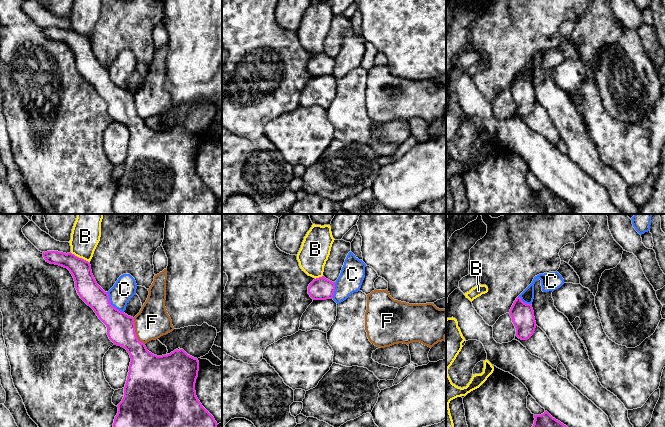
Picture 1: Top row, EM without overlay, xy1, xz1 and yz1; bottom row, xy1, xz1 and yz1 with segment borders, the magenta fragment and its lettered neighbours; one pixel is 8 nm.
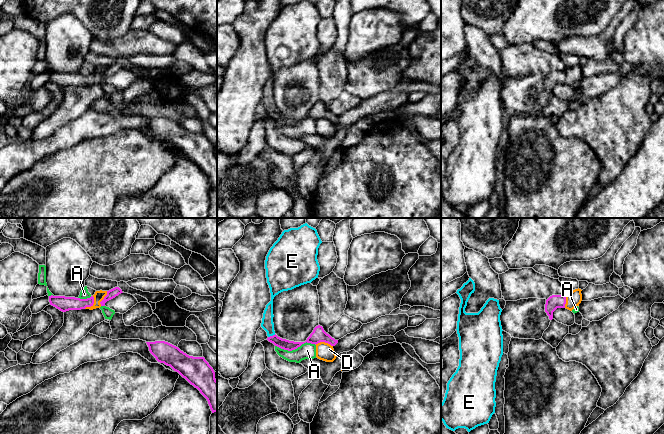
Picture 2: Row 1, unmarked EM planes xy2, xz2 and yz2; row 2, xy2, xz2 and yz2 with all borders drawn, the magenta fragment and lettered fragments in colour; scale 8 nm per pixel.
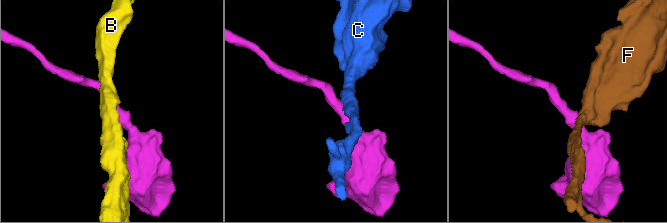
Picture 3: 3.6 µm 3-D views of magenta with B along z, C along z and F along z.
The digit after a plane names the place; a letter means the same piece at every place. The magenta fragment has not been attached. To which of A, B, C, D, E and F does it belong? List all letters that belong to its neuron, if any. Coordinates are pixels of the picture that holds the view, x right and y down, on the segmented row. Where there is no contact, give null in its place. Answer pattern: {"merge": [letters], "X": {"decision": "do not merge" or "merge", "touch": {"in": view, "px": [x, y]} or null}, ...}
{"merge": ["E"], "A": {"decision": "do not merge", "touch": {"in": "xz2", "px": [295, 348]}}, "B": {"decision": "do not merge", "touch": {"in": "xy1", "px": [80, 258]}}, "C": {"decision": "do not merge", "touch": {"in": "xy1", "px": [110, 304]}}, "D": {"decision": "do not merge", "touch": {"in": "xy2", "px": [92, 304]}}, "E": {"decision": "merge", "touch": {"in": "xz2", "px": [271, 336]}}, "F": {"decision": "do not merge", "touch": {"in": "xy1", "px": [134, 332]}}}

